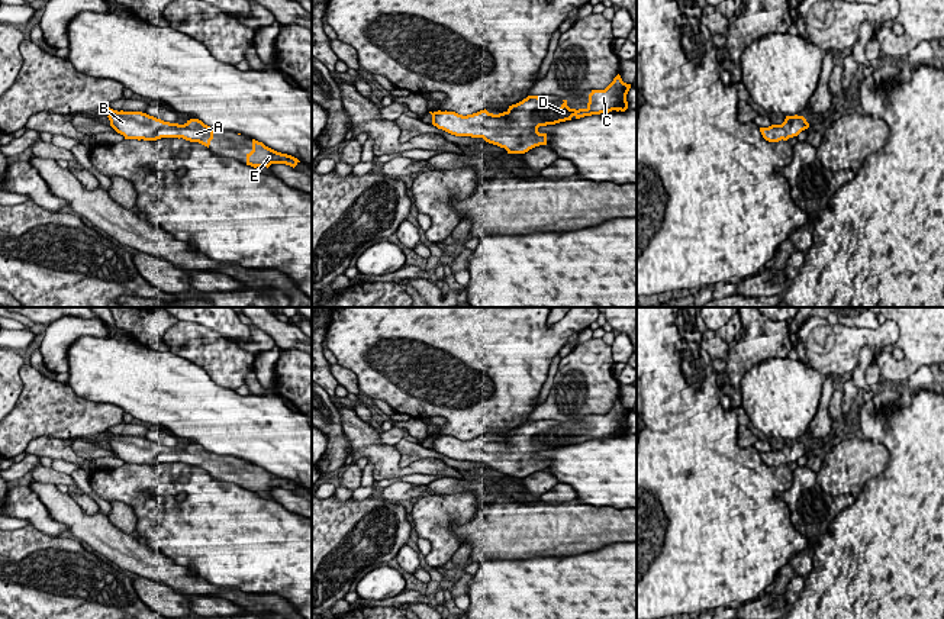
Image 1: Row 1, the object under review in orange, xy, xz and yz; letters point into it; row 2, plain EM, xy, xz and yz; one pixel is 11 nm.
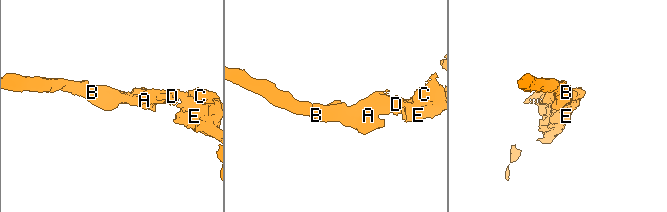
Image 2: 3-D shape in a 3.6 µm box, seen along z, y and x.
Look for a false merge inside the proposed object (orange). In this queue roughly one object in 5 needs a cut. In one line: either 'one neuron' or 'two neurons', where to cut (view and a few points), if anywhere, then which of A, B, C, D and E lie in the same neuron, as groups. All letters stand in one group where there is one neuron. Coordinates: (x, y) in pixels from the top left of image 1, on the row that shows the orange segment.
one neuron | no cut | A B C D E

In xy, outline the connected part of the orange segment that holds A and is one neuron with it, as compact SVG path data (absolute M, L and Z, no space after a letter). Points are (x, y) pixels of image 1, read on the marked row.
M104 106L110 126L125 139L157 141L161 138L183 138L209 148L213 139L213 128L199 119L190 119L184 125L164 122L142 112L117 112Z

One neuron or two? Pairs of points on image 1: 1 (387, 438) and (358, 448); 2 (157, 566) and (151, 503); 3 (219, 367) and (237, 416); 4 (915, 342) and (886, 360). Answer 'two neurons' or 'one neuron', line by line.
1: two neurons
2: two neurons
3: two neurons
4: one neuron

